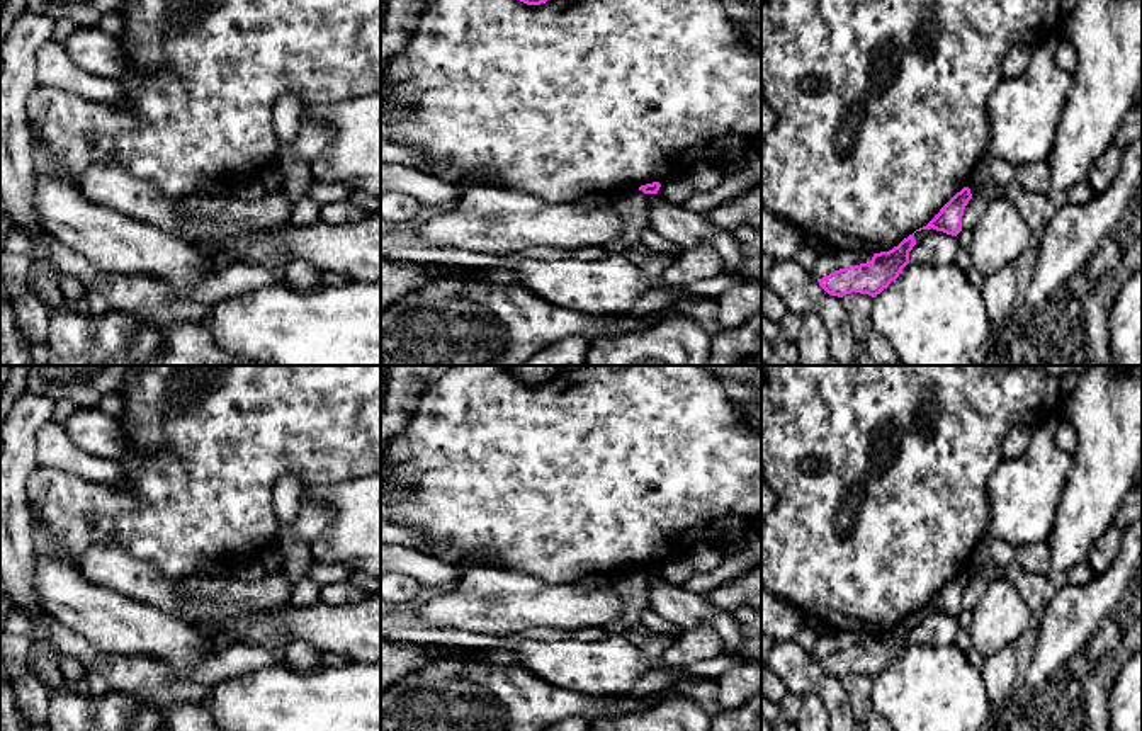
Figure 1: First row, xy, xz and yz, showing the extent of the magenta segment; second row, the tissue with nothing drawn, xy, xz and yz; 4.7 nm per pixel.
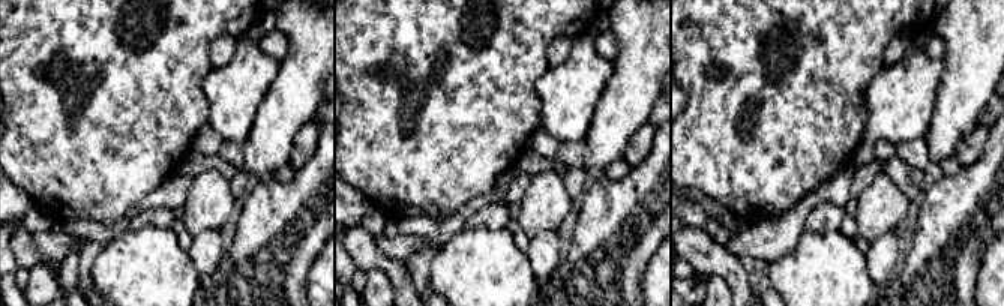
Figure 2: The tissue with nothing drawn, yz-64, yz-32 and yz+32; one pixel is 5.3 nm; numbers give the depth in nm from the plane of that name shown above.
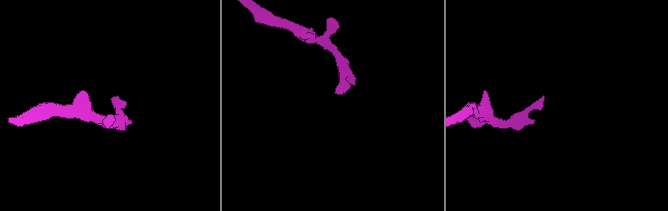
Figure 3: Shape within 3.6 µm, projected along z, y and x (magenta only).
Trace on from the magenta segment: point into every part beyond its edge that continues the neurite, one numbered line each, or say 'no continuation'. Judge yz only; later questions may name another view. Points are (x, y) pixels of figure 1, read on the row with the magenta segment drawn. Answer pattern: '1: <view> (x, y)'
no continuation

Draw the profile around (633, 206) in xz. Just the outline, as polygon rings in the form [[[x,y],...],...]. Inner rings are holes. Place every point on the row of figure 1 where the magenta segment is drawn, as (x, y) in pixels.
[[[639,189],[624,190],[612,199],[624,223],[622,241],[634,246],[641,241],[642,230],[651,226],[647,194]]]

